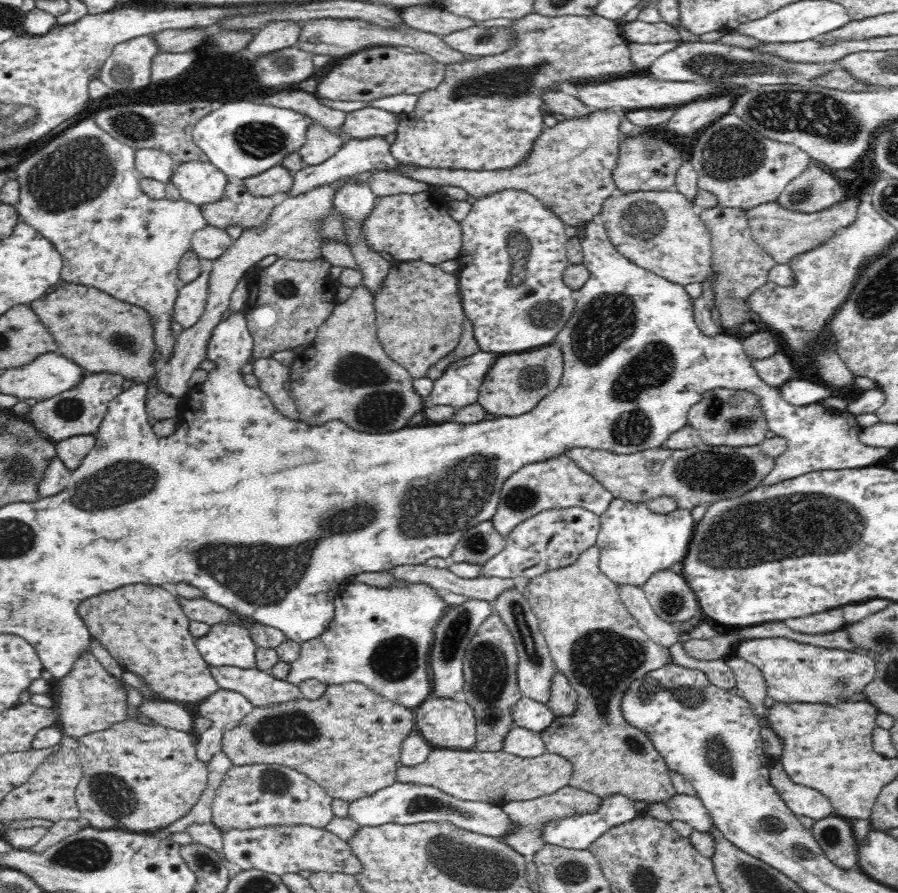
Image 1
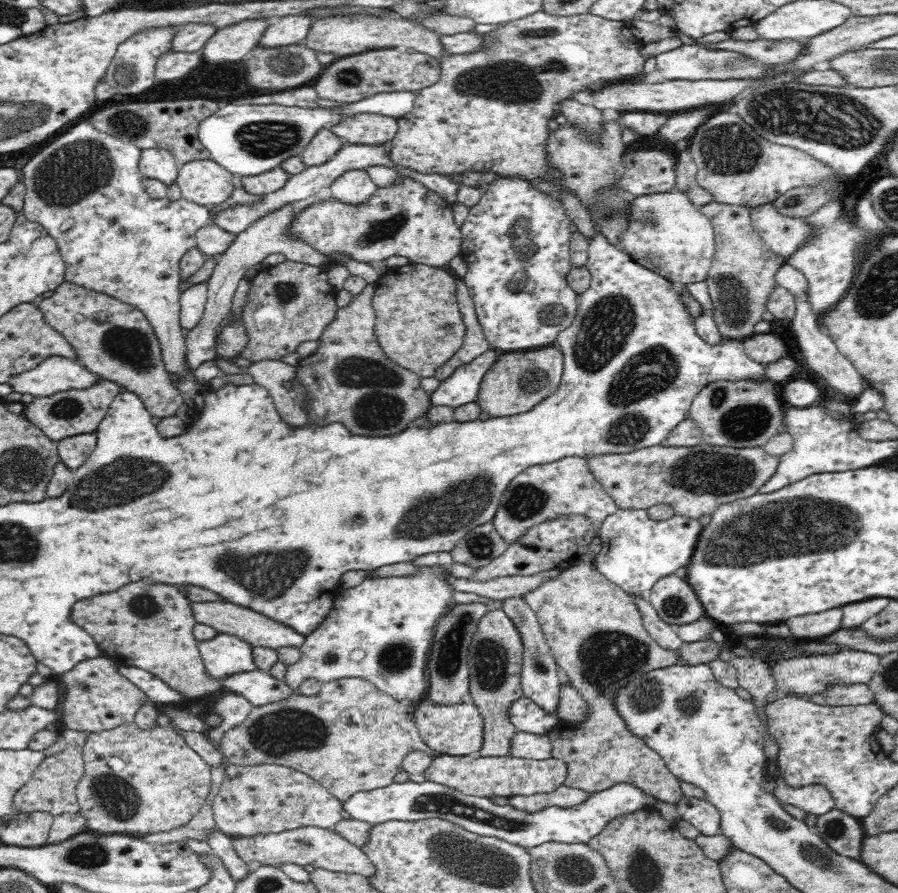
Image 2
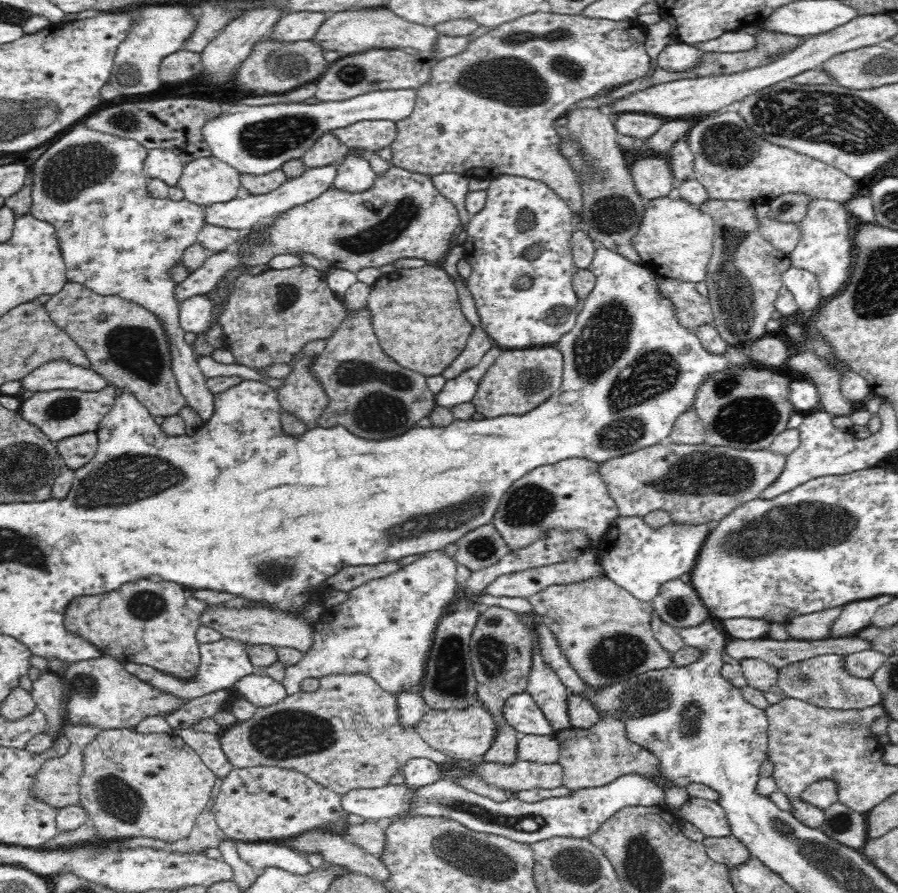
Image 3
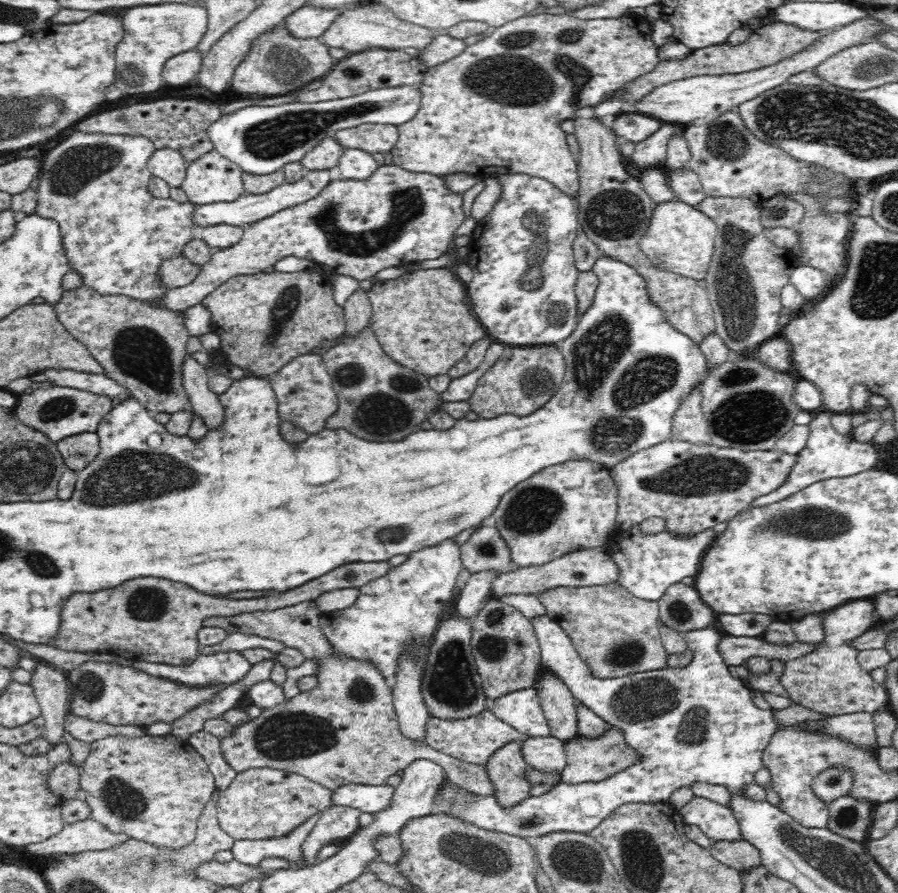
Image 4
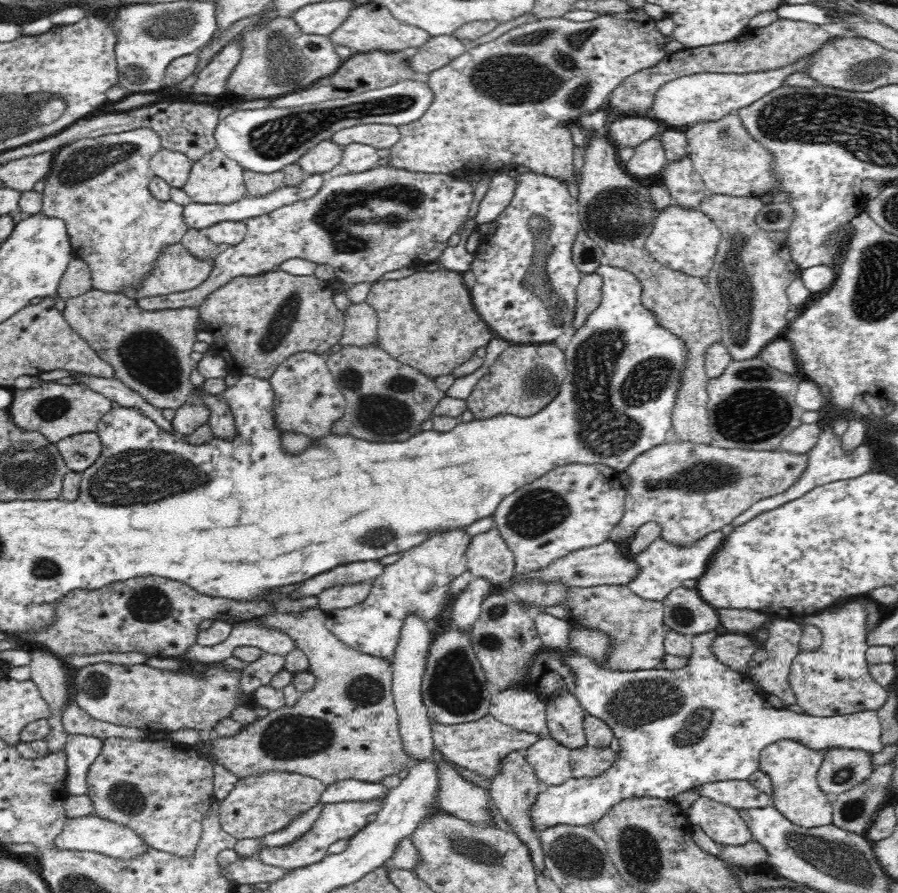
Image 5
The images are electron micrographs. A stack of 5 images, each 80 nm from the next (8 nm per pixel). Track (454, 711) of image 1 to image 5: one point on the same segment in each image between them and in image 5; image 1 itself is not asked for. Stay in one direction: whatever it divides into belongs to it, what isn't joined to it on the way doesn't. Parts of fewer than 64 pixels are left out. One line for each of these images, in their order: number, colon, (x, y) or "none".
2: (457, 730)
3: (467, 734)
4: (474, 740)
5: (481, 746)

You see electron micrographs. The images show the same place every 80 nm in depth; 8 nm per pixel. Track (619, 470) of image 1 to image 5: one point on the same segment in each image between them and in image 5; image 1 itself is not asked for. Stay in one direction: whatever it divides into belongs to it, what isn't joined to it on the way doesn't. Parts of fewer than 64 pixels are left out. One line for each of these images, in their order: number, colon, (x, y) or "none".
2: (694, 480)
3: (695, 483)
4: (691, 486)
5: (690, 489)

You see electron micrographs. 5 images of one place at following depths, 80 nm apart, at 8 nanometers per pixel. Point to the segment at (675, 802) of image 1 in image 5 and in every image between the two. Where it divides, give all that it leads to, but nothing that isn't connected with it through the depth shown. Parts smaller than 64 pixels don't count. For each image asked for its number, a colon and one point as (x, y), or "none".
2: (701, 813)
3: (708, 816)
4: (718, 822)
5: (723, 824)

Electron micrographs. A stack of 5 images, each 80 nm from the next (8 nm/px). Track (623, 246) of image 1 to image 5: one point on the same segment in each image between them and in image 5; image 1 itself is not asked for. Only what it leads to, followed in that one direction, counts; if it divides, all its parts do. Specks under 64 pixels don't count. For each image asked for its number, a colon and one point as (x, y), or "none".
2: (669, 235)
3: (675, 239)
4: (680, 238)
5: (688, 241)

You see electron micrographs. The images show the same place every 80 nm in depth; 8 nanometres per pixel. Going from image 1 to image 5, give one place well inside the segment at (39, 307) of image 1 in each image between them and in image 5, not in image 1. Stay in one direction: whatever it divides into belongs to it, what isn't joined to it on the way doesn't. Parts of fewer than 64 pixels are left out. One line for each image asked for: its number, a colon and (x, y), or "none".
2: (115, 340)
3: (126, 343)
4: (143, 348)
5: (150, 350)

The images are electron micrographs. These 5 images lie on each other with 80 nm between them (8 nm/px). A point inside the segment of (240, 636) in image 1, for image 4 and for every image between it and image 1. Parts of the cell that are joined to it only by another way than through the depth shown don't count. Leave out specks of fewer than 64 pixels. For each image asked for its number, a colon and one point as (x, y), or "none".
2: (224, 655)
3: (223, 664)
4: (206, 670)

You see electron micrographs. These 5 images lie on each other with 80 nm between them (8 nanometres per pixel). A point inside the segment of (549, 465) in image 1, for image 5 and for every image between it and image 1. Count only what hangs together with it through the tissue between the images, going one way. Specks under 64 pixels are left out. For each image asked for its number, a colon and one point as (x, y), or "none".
2: (564, 488)
3: (571, 495)
4: (567, 507)
5: (574, 506)

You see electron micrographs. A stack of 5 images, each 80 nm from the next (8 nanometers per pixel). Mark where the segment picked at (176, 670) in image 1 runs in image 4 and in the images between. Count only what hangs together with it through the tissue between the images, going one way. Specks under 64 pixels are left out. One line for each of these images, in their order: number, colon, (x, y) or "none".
2: (150, 626)
3: (147, 623)
4: (152, 620)

